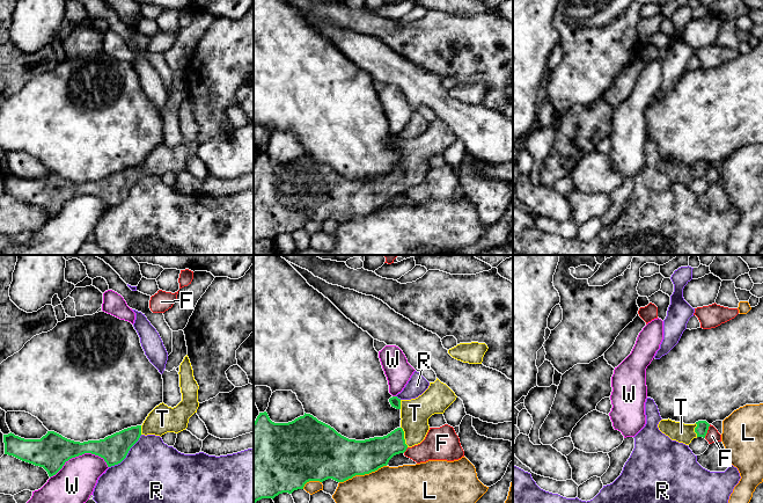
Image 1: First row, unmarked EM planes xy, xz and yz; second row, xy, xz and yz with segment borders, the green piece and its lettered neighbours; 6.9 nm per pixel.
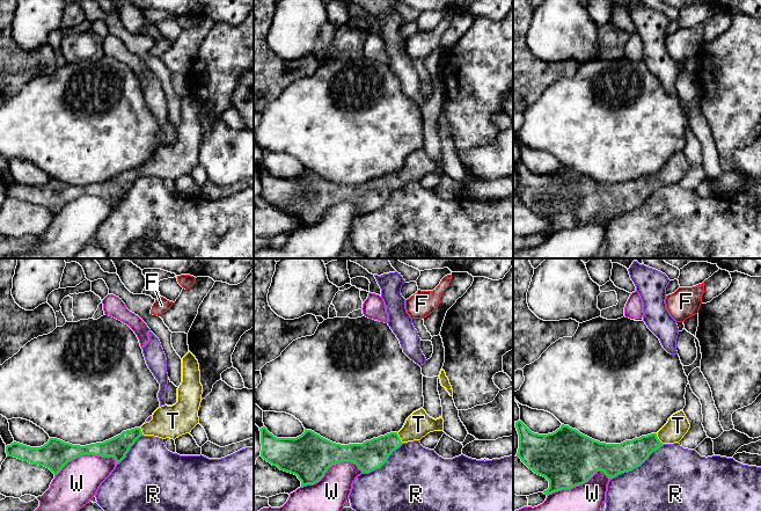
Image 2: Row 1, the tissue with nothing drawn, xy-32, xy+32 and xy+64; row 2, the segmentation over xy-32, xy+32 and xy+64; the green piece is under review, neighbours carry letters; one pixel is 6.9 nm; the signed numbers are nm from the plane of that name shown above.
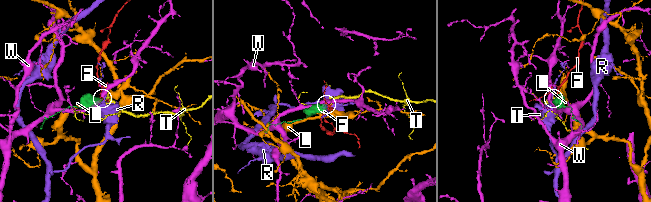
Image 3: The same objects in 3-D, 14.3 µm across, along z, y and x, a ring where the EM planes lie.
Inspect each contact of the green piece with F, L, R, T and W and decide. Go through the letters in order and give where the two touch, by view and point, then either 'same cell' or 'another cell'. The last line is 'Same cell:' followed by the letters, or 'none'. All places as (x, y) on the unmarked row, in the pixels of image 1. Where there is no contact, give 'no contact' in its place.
F: contact yz (706, 172); another cell
L: contact xz (362, 214); another cell
R: contact xy (126, 195); another cell
T: contact xz (403, 177); same cell
W: contact xy (79, 195); another cell
Same cell: T

